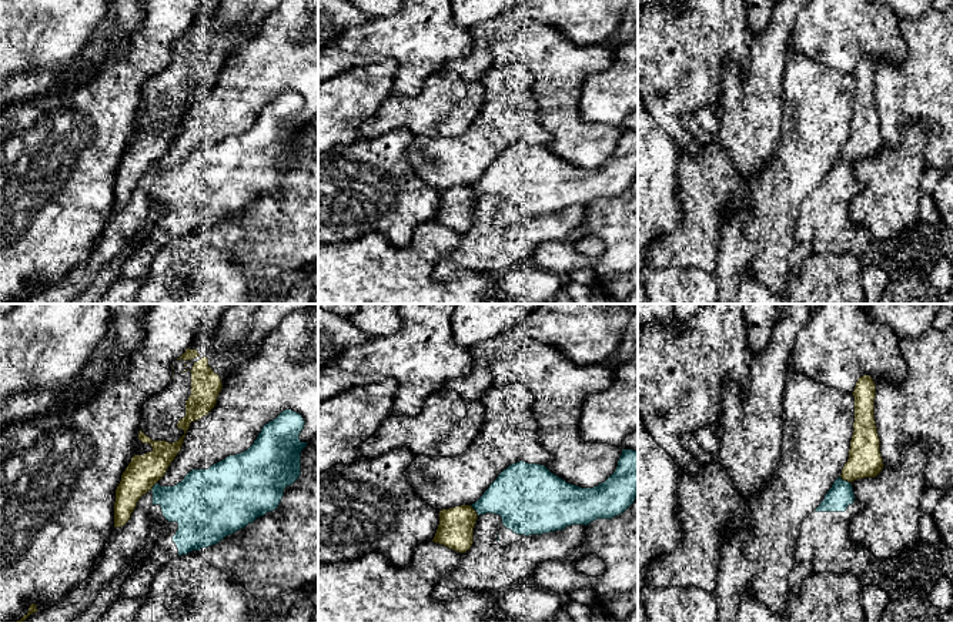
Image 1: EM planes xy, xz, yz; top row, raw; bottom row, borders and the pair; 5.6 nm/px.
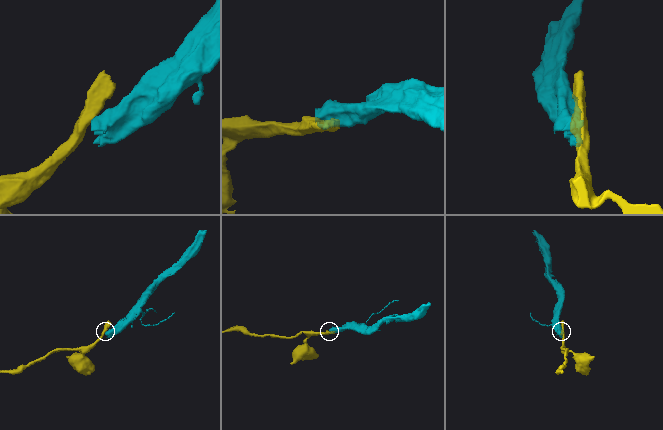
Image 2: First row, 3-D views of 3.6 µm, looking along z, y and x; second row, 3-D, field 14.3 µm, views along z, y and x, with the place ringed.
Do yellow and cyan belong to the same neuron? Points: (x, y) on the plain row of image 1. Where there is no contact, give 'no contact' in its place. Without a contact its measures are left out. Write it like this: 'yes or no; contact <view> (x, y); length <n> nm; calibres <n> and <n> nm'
no; contact yz (845, 160); length 80 nm; calibres 190 and 150 nm

